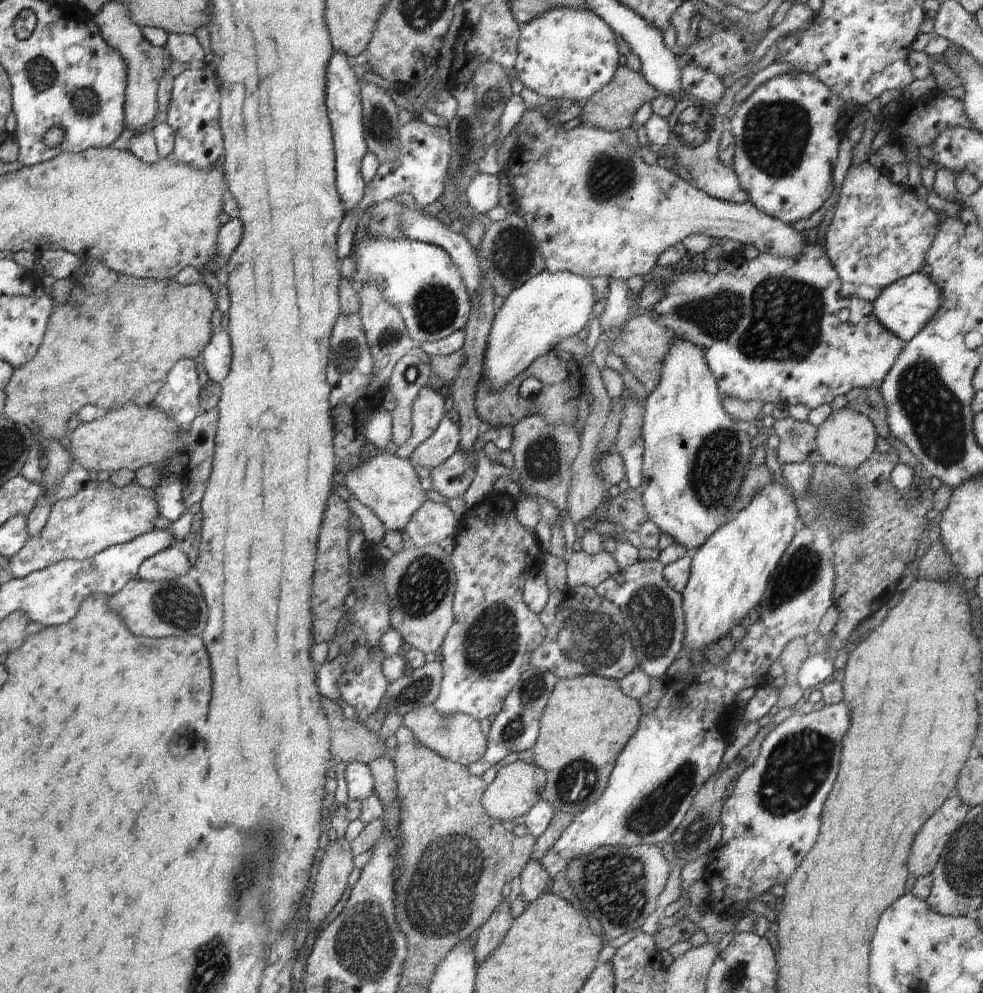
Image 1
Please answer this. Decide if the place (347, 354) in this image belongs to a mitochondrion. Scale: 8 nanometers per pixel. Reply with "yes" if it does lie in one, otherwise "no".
yes

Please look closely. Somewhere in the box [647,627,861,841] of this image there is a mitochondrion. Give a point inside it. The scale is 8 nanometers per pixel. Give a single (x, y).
(798, 767)

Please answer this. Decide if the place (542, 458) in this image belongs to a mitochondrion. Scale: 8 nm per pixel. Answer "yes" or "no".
yes

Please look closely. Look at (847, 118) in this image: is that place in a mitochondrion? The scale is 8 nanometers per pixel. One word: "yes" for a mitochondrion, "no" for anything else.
no

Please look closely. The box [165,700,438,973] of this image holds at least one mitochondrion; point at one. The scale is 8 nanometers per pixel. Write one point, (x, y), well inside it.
(243, 877)

